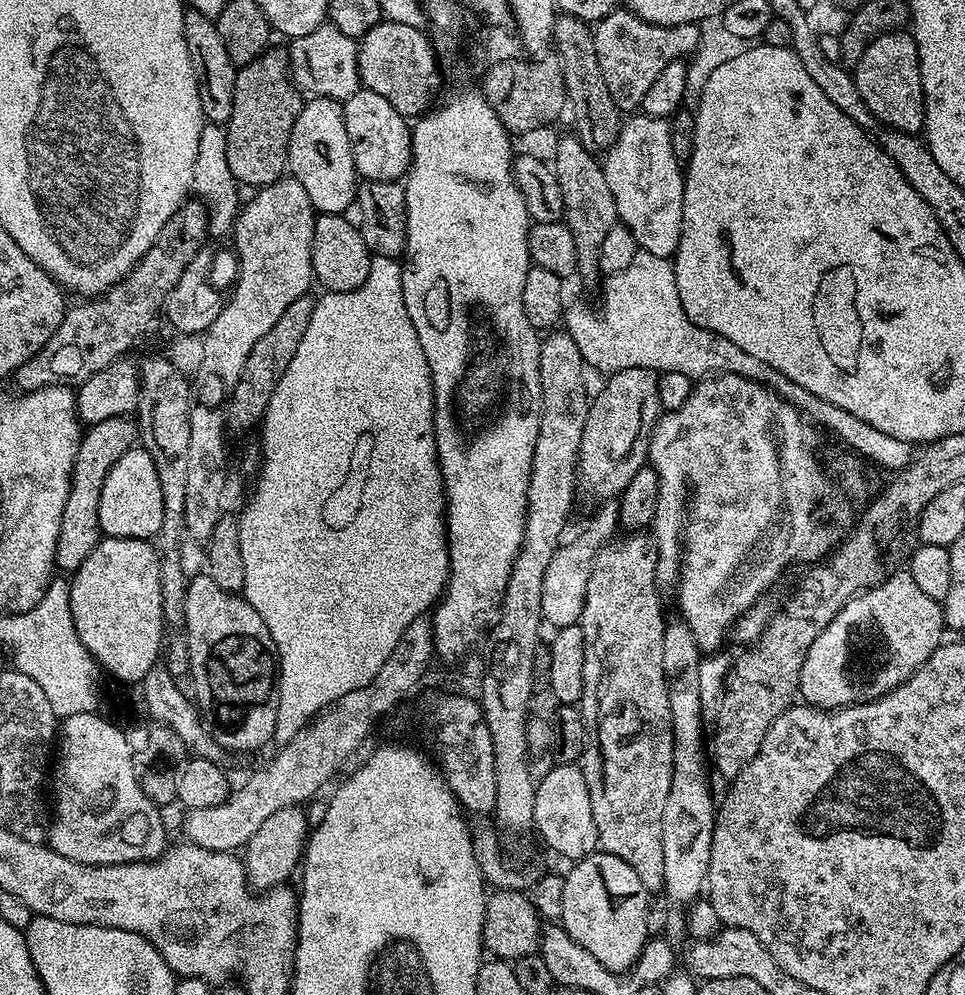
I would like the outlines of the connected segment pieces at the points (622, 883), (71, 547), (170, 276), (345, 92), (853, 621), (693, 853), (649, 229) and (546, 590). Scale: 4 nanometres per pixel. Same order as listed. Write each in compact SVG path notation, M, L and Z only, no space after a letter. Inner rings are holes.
M594 851L589 856L583 856L575 861L572 868L564 876L564 889L562 890L562 914L559 923L568 931L570 938L582 946L582 950L590 950L606 970L617 974L623 974L636 965L640 955L644 952L644 946L650 939L648 933L648 900L650 893L634 870L622 858L614 858L609 852Z
M126 416L106 418L102 422L91 425L81 435L78 454L72 471L72 489L66 498L66 506L62 510L62 526L58 534L56 547L57 569L65 568L68 574L86 562L90 550L102 539L100 519L98 518L98 502L102 494L102 482L106 482L106 474L114 467L114 462L126 454L126 450L134 447L138 440L138 425L135 419Z
M199 198L185 200L184 207L179 208L162 226L158 238L142 254L142 258L133 266L124 279L113 288L103 293L102 298L91 302L76 302L67 309L50 342L34 358L22 362L14 374L17 389L20 392L33 392L45 388L48 384L63 382L68 386L79 386L89 380L98 370L106 370L116 360L125 355L124 352L148 327L155 316L161 315L166 298L174 286L178 286L178 278L190 266L194 254L209 243L208 228L209 209Z
M331 22L321 24L318 30L314 30L305 36L295 37L290 47L290 71L296 82L296 87L312 96L325 96L331 100L341 102L349 100L358 89L362 87L358 72L358 44L350 39L342 30L338 30Z
M897 571L895 574L889 576L888 579L882 581L878 586L866 588L860 595L853 596L851 600L846 601L842 611L832 620L832 624L825 632L818 634L818 638L814 638L814 642L808 647L806 662L802 662L800 691L798 693L799 699L805 704L811 704L814 708L831 710L833 708L846 708L849 704L865 704L871 700L882 698L887 692L897 688L899 684L904 684L923 666L926 658L930 658L930 654L934 654L934 650L940 647L942 641L945 639L944 632L946 633L946 625L941 601L928 597L928 595L914 583L914 578L909 576L907 571Z
M677 622L677 624L669 623L664 630L664 637L662 638L662 670L666 678L666 690L668 691L668 701L670 702L670 718L672 719L672 789L670 794L666 794L666 810L662 810L662 854L664 855L664 887L662 889L663 895L668 895L670 899L676 904L684 904L688 906L693 903L705 891L706 881L708 878L708 867L710 866L710 846L714 838L714 826L716 825L716 809L717 805L712 804L712 792L708 789L708 772L710 776L710 768L706 763L706 732L704 736L704 692L700 689L700 659L702 653L700 648L696 645L694 634L688 628L687 624Z
M632 114L632 116L623 121L620 125L620 133L616 141L612 143L612 147L608 149L606 155L603 157L602 163L604 166L604 173L606 174L606 183L610 185L610 194L614 194L614 206L616 207L616 214L619 223L625 224L630 230L630 234L634 234L636 239L636 247L641 253L647 254L652 258L661 258L660 256L668 256L668 258L675 257L676 247L680 241L682 234L682 194L684 193L684 174L682 171L682 164L676 160L674 152L671 149L670 130L668 129L669 121L659 116L645 116L643 114Z
M619 499L601 501L600 507L580 531L575 542L561 545L550 560L549 569L543 579L542 612L543 621L554 628L565 628L579 623L582 606L585 605L586 585L593 573L596 555L612 537L617 535L620 525Z

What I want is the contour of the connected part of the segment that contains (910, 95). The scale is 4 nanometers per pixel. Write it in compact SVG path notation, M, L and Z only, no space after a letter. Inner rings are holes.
M911 31L887 32L870 46L854 70L860 101L867 106L877 121L898 132L919 133L924 126L924 91L918 62L918 50Z

